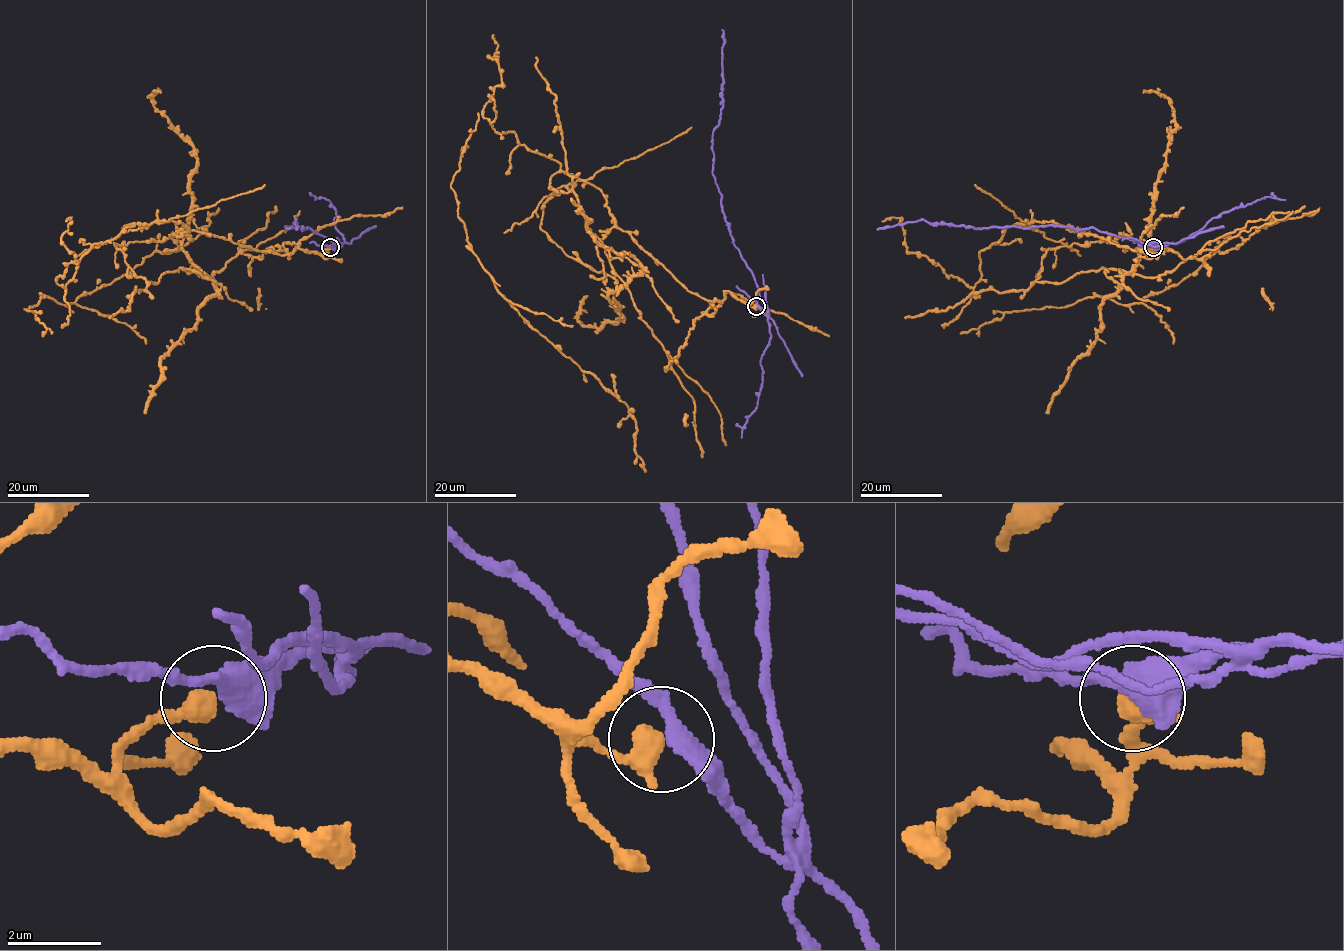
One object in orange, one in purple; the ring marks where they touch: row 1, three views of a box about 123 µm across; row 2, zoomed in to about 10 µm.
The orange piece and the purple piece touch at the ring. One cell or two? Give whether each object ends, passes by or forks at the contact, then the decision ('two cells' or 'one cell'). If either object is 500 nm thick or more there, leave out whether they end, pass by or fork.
two cells

